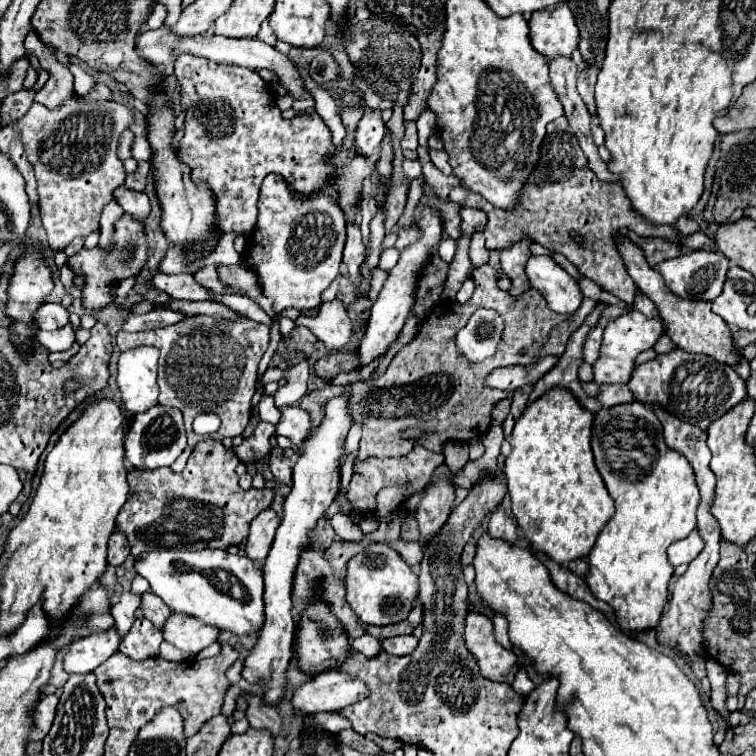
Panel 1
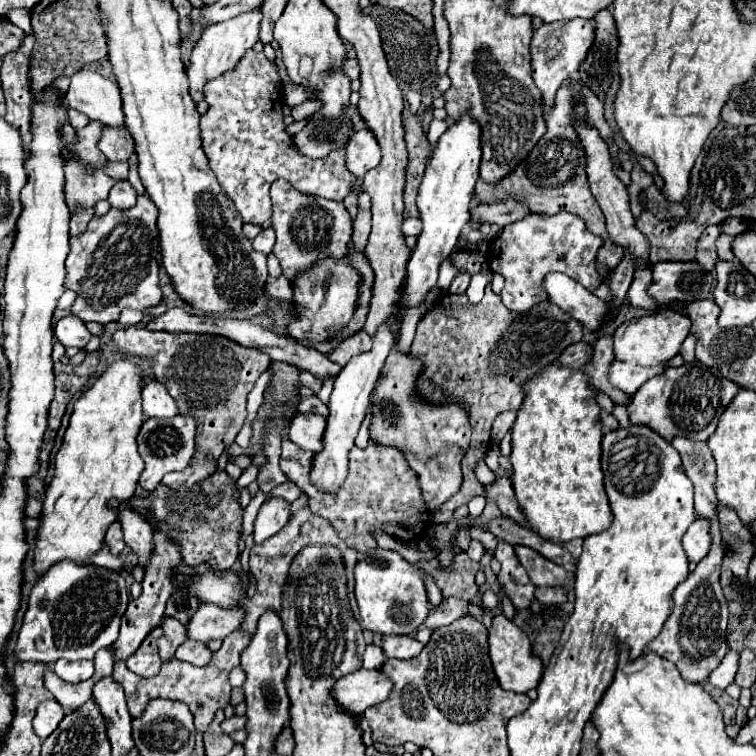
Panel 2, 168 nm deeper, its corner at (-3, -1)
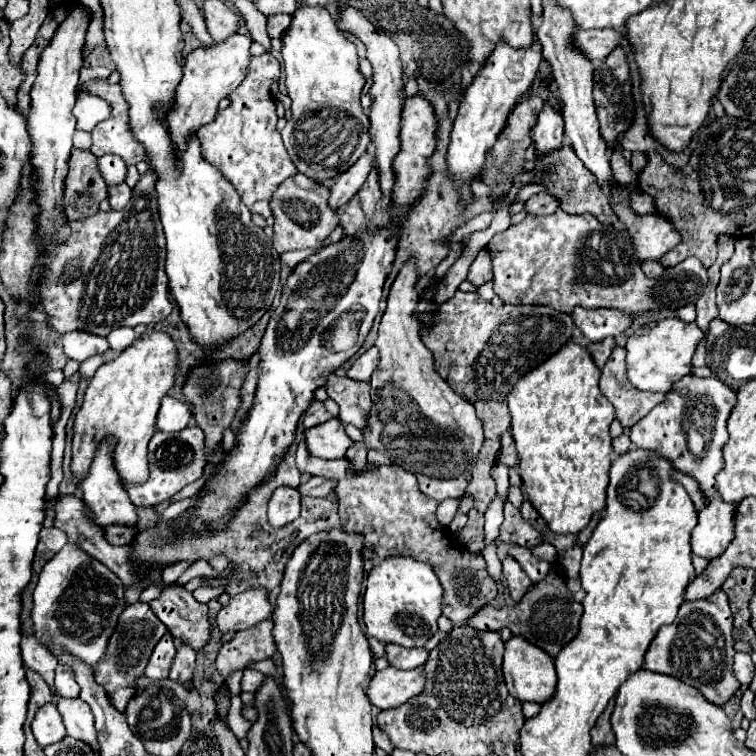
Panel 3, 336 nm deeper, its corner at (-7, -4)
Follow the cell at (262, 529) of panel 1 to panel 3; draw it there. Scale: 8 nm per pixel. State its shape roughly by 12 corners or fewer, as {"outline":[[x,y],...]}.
{"outline":[[281,486],[269,500],[269,524],[283,528],[299,516],[299,492]]}

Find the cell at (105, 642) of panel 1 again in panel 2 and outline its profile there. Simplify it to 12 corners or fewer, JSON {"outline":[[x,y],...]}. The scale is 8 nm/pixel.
{"outline":[[57,661],[53,671],[67,683],[93,675],[93,661]]}

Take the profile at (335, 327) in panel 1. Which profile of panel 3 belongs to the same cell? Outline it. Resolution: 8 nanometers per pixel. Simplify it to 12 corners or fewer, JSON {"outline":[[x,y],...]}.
{"outline":[[371,346],[347,368],[353,380],[369,382],[379,354]]}

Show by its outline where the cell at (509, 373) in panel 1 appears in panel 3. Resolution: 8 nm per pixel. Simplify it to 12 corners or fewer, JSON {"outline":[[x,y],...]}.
{"outline":[[613,338],[587,346],[599,368],[607,362],[615,348]]}

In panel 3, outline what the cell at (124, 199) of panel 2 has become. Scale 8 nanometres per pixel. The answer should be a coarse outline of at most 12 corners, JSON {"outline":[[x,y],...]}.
{"outline":[[127,184],[109,186],[109,204],[121,210],[131,202]]}

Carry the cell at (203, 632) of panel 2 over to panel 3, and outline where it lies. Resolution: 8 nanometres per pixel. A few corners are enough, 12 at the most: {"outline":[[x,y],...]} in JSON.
{"outline":[[263,588],[241,592],[215,618],[239,632],[267,620],[273,606]]}

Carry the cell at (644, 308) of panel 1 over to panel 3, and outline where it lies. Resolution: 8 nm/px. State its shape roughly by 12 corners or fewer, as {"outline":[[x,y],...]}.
{"outline":[[645,260],[641,270],[645,276],[661,276],[663,266],[659,260]]}

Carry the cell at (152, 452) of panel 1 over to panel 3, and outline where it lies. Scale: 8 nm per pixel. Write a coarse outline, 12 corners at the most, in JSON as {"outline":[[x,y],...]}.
{"outline":[[203,430],[155,432],[149,482],[131,486],[153,506],[203,474]]}

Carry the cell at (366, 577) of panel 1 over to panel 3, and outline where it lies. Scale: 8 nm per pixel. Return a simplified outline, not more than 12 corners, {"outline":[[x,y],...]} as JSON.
{"outline":[[387,556],[367,576],[379,642],[423,646],[443,588],[429,564]]}

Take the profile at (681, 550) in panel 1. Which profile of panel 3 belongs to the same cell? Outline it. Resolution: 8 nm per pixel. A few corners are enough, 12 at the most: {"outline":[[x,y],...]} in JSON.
{"outline":[[715,496],[699,512],[691,552],[707,560],[733,540],[733,504]]}

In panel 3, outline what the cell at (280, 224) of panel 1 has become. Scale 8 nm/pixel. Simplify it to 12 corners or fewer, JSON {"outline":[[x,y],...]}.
{"outline":[[297,174],[271,198],[275,250],[321,248],[329,188]]}

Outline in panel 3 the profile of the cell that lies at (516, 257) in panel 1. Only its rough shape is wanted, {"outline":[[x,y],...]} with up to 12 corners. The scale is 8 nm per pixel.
{"outline":[[527,216],[487,244],[495,294],[645,312],[695,304],[697,258],[649,278],[627,232]]}

